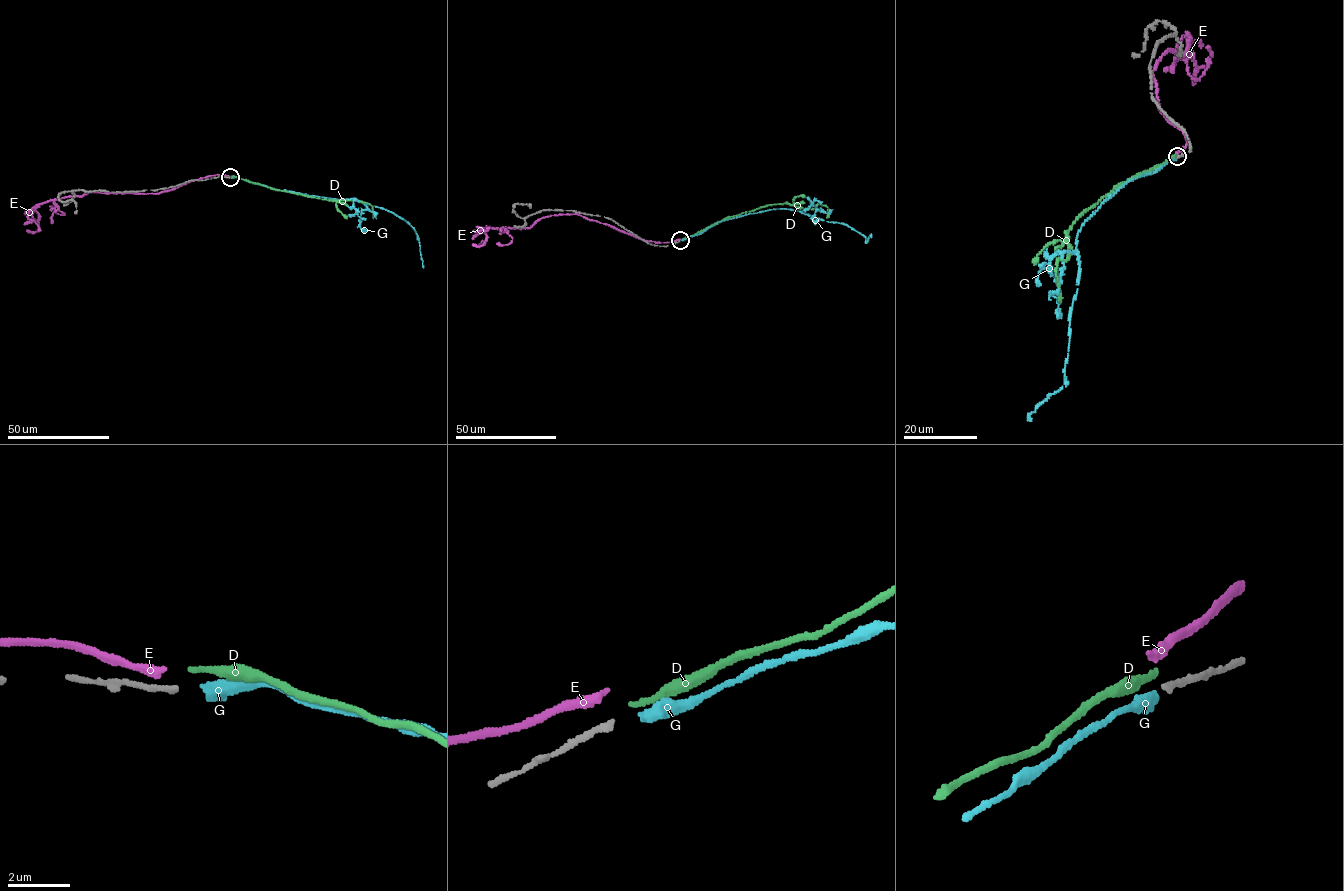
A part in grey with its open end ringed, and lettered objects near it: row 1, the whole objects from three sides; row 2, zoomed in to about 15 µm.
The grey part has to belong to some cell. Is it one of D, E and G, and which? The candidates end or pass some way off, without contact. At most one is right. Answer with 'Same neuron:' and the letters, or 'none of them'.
Same neuron: G

